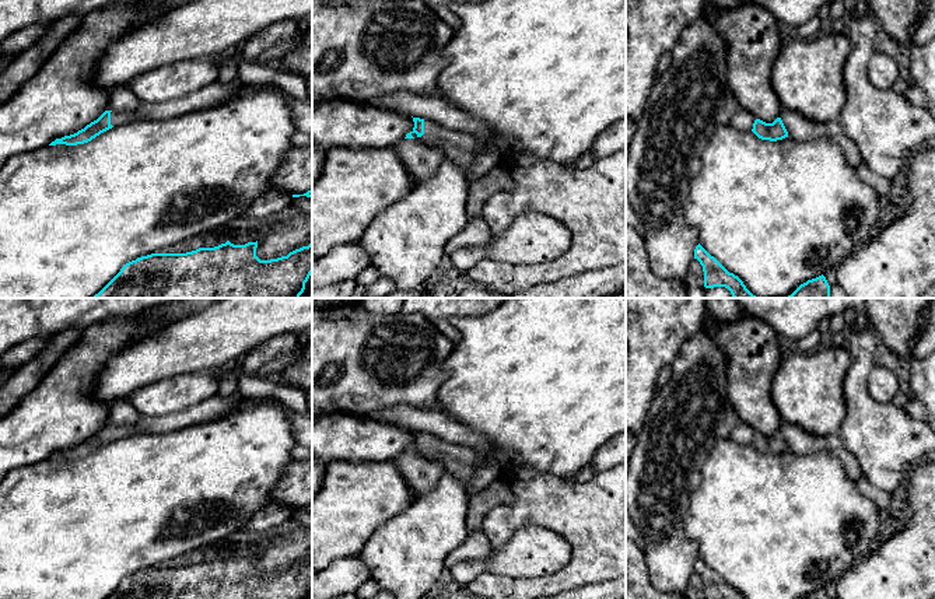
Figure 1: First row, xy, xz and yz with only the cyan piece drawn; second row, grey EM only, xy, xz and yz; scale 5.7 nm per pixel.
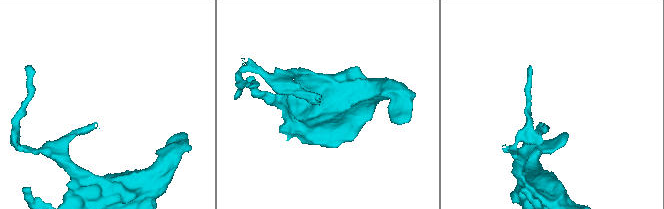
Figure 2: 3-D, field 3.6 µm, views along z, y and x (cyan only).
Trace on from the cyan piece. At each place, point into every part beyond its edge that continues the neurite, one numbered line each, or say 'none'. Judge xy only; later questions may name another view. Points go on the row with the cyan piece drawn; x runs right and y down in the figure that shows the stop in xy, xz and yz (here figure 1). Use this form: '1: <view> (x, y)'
1: xy (116, 119)

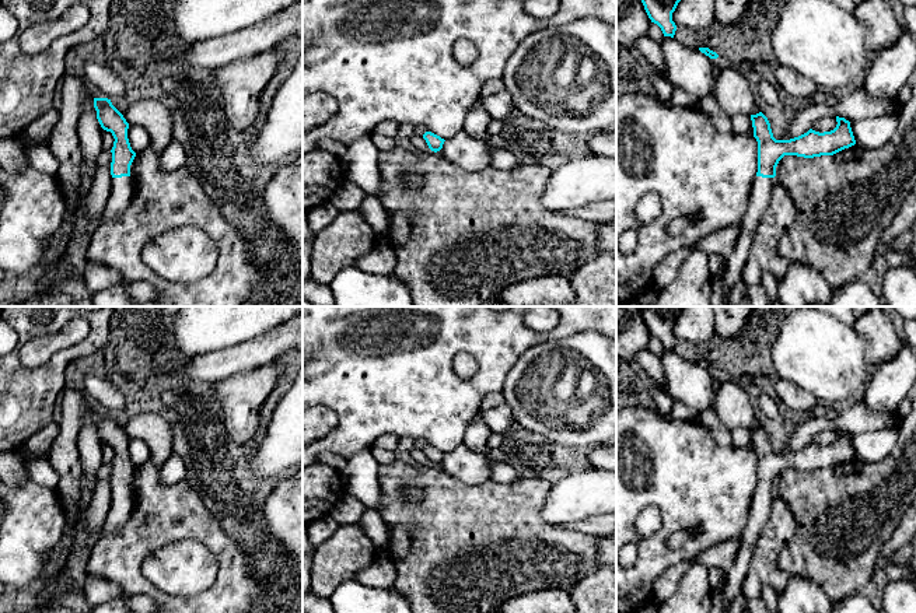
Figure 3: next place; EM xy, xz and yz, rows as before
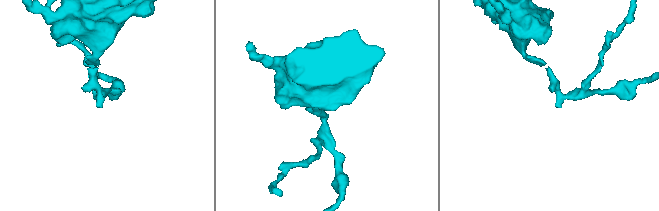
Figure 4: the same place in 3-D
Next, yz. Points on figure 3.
1: yz (761, 195)

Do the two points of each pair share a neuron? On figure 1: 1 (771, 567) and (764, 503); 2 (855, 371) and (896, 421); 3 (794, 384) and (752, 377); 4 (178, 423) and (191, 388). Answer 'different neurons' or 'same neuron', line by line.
1: same neuron
2: same neuron
3: different neurons
4: different neurons

